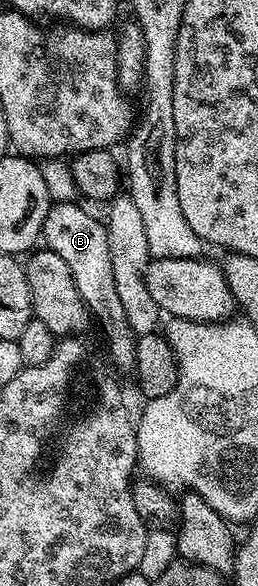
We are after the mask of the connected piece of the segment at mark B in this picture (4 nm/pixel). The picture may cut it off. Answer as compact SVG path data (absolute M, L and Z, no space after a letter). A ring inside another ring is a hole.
M54 203L45 219L43 244L55 254L59 254L63 262L67 262L67 270L71 270L75 278L75 290L79 290L79 298L83 298L95 324L101 327L101 332L105 335L105 348L109 351L108 363L114 369L117 367L118 373L136 373L138 337L127 323L127 314L119 303L119 294L115 294L113 257L109 254L104 223L100 219L96 220L87 209L80 208L77 204Z

